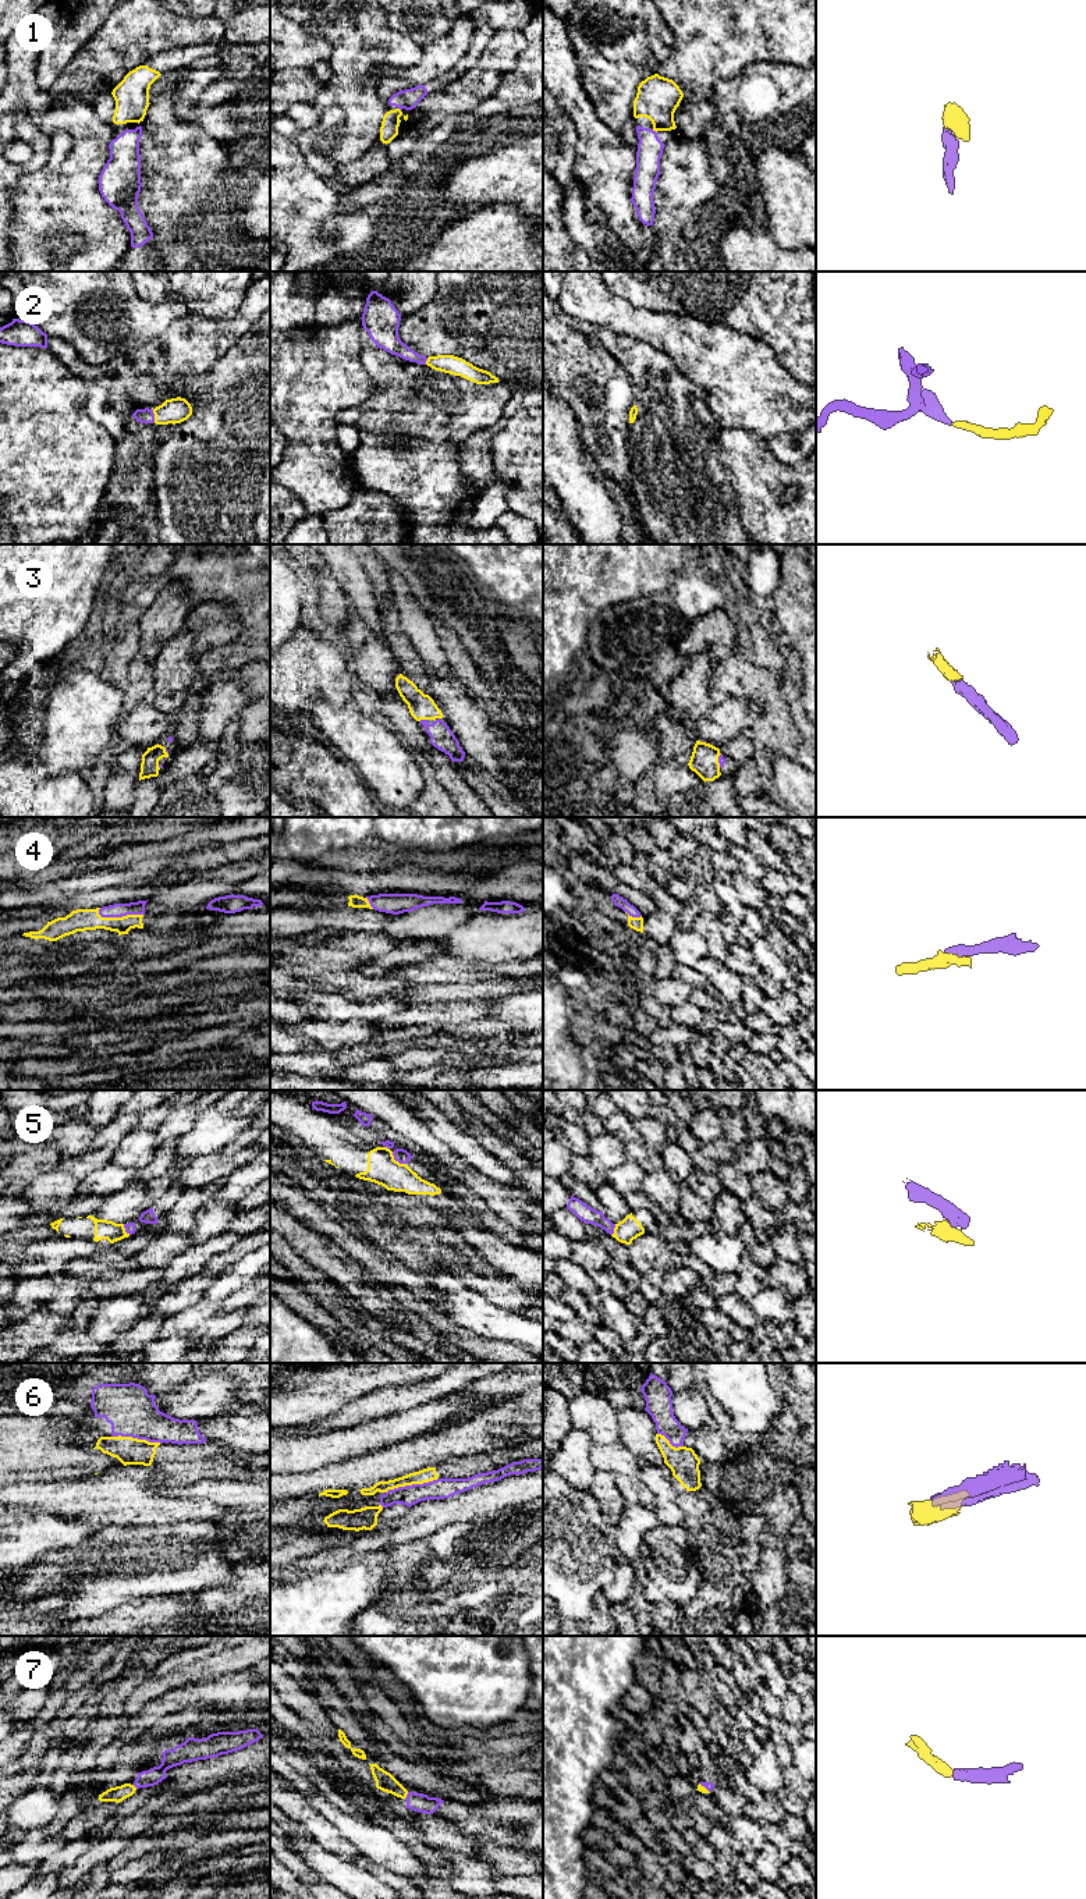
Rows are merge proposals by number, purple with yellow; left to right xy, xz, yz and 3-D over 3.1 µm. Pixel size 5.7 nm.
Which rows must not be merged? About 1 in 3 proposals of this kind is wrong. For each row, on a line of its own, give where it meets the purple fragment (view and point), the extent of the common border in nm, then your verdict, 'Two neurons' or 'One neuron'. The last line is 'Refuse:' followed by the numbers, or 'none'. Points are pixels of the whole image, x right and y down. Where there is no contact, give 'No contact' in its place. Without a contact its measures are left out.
1: Touches purple at yz (655, 131). Shared border 40 nm. One neuron
2: Touches purple at xy (153, 416). Shared border 70 nm. One neuron
3: Touches purple at xz (423, 720). Shared border 60 nm. One neuron
4: Touches purple at xy (119, 916). Shared border 260 nm. One neuron
5: Touches purple at xz (397, 1160). Shared border 120 nm. Two neurons
6: Touches purple at xz (412, 1484). Shared border 320 nm. Two neurons
7: Touches purple at xz (407, 1795). Shared border 40 nm. One neuron
Refuse: 5, 6

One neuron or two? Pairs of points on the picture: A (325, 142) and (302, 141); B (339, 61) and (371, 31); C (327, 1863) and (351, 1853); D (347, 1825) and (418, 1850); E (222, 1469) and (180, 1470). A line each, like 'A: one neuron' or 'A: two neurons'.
A: one neuron
B: one neuron
C: two neurons
D: two neurons
E: one neuron

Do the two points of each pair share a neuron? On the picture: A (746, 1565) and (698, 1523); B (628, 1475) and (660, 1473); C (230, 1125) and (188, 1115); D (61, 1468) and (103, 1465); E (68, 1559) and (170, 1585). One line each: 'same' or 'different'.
A: same
B: different
C: different
D: same
E: same

